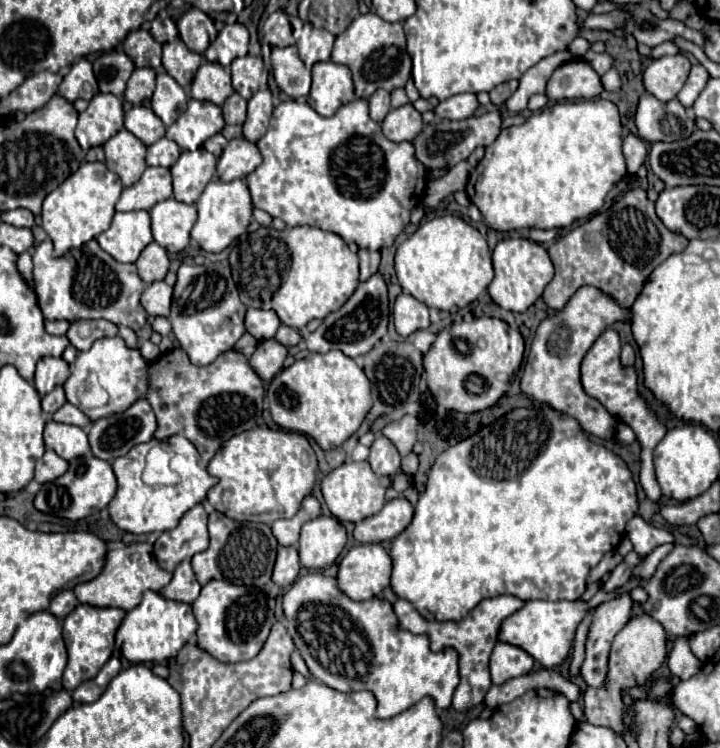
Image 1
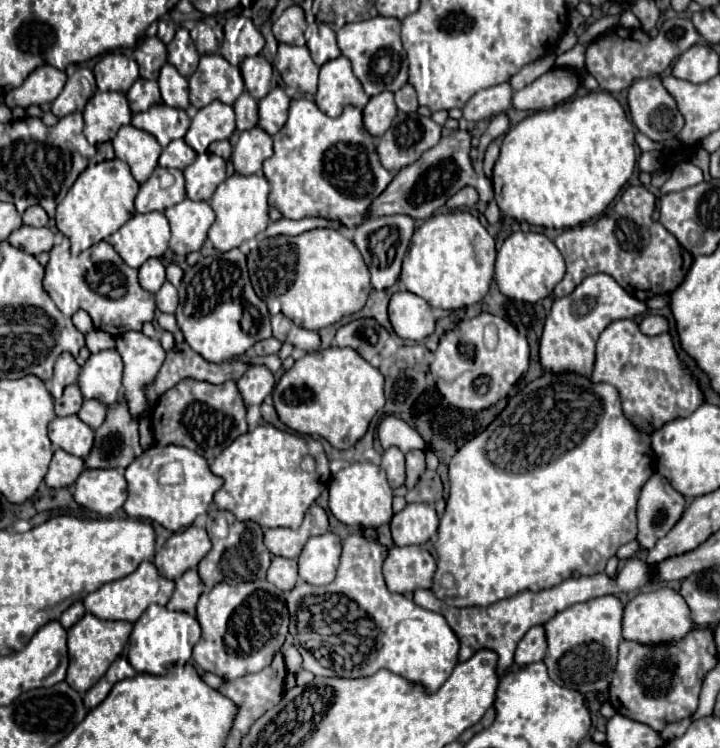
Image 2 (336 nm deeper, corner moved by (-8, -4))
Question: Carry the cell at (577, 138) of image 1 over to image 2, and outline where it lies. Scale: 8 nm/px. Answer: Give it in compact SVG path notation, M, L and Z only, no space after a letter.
M591 91L583 97L569 99L551 111L537 111L507 131L491 177L495 203L503 215L529 225L551 229L575 227L599 217L607 209L631 177L635 159L635 131L623 105L607 91Z

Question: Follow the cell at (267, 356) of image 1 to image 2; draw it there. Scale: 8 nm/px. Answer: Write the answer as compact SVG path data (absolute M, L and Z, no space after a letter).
M251 365L247 373L237 381L237 387L247 403L251 405L261 405L263 399L273 391L275 387L275 377L265 365Z

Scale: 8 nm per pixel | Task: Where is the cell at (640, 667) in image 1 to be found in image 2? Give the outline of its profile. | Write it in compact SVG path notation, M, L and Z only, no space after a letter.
M659 587L647 593L639 593L625 605L623 615L623 639L635 641L641 645L661 645L661 643L677 643L693 629L693 621L689 617L689 607L683 597L669 589Z

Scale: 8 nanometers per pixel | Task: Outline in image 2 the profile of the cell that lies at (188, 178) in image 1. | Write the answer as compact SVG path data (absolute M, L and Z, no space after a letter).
M212 153L200 154L195 163L191 163L185 171L185 187L187 197L193 201L207 201L217 185L225 181L225 159Z

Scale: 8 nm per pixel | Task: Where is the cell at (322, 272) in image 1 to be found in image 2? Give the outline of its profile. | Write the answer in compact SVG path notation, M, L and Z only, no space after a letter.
M321 227L293 237L291 243L297 253L297 275L289 289L281 295L281 312L291 321L315 331L337 323L345 315L357 313L365 305L373 289L369 269L359 255L359 249L345 233L333 227Z

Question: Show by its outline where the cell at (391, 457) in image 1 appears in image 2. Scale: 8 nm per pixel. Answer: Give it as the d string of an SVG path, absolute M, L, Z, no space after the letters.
M389 447L383 453L383 461L381 467L387 473L387 479L391 483L391 487L401 487L405 483L405 455L397 449L397 447Z

